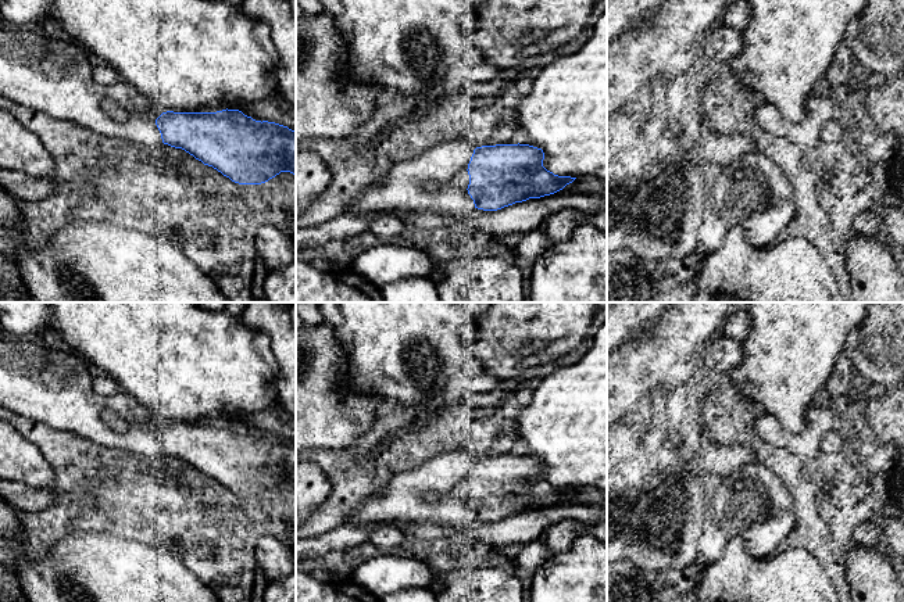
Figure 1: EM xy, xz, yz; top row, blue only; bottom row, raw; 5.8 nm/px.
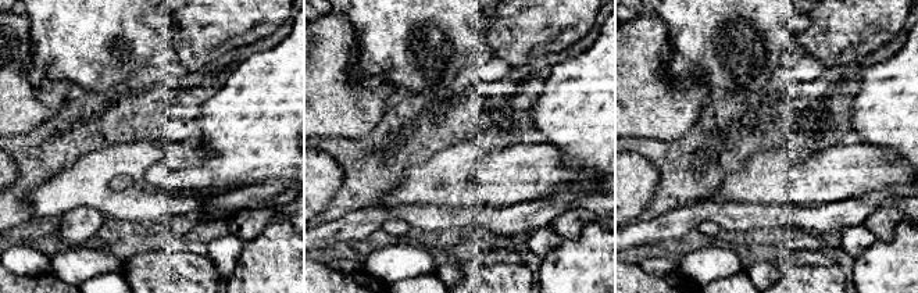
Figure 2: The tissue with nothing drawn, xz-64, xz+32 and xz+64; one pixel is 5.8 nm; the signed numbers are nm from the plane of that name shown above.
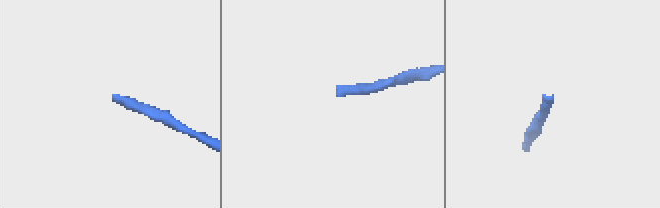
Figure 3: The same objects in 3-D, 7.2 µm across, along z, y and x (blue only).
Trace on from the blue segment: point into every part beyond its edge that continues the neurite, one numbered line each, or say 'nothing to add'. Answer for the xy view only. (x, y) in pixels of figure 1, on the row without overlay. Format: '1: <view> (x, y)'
1: xy (54, 387)

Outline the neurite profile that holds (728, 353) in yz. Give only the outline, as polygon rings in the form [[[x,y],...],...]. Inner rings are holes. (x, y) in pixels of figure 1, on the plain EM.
[[[723,333],[711,344],[708,352],[715,362],[715,375],[730,377],[746,356],[746,344]]]

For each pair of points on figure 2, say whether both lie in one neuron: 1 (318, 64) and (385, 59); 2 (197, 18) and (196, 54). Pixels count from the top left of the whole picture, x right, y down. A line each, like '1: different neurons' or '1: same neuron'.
1: different neurons
2: same neuron

